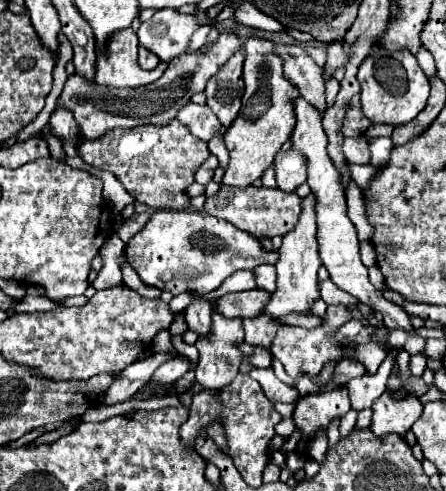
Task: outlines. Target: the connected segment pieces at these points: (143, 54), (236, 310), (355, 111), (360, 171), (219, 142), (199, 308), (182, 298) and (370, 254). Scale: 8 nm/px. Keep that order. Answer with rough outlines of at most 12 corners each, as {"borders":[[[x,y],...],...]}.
{"borders":[[[138,49],[138,65],[142,69],[154,69],[160,59],[144,49]],[[264,289],[228,293],[214,301],[222,317],[258,317],[270,301]],[[360,97],[350,99],[344,135],[360,137],[372,125],[360,109]],[[347,163],[352,178],[365,192],[376,175],[371,164]],[[222,137],[208,141],[210,153],[218,157],[220,165],[226,167],[228,151]],[[194,299],[184,311],[188,329],[208,337],[212,309],[206,299]],[[187,293],[175,295],[169,302],[173,313],[184,311],[192,298]],[[360,243],[360,257],[366,267],[376,263],[372,243]]]}

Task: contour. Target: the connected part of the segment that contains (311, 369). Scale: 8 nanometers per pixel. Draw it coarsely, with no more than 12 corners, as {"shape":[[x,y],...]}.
{"shape":[[330,305],[316,329],[278,329],[270,351],[294,379],[342,361],[334,335],[350,319]]}

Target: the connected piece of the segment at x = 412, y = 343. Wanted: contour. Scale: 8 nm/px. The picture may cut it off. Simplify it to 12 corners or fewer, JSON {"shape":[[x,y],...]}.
{"shape":[[412,335],[404,349],[410,355],[426,353],[426,339]]}

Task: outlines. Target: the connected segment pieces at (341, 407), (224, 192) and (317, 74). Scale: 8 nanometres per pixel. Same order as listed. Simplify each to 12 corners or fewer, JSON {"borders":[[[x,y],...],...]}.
{"borders":[[[344,385],[300,397],[292,415],[300,431],[296,453],[320,429],[350,411]],[[220,187],[204,213],[256,239],[286,235],[302,199],[268,187]],[[280,45],[284,77],[322,115],[322,69],[298,45]]]}

